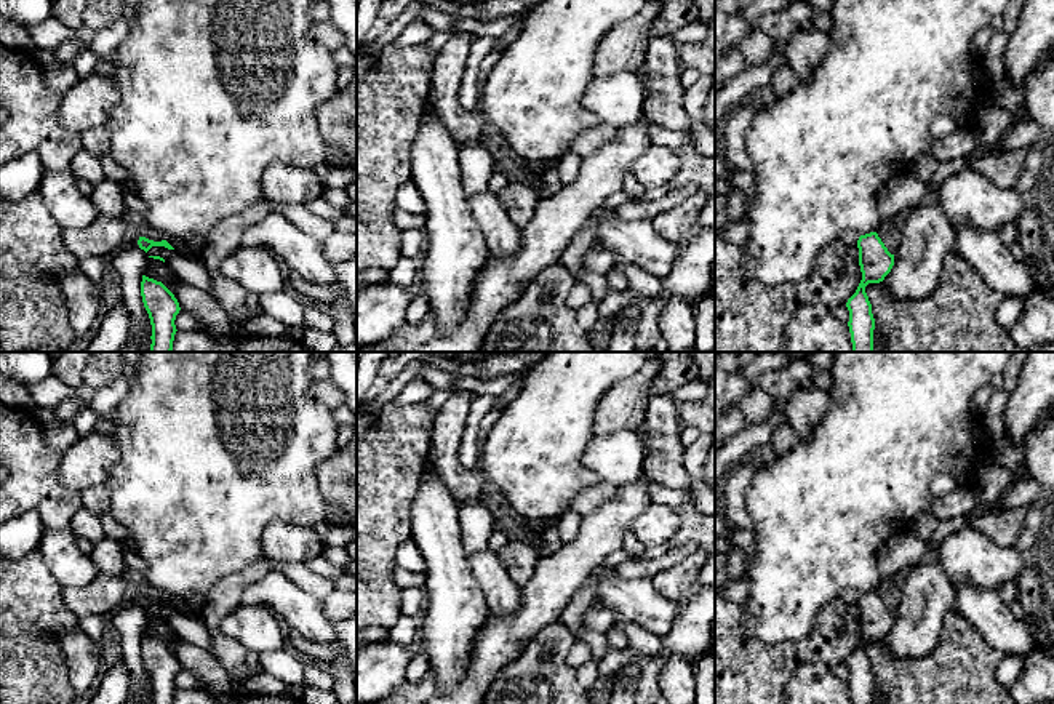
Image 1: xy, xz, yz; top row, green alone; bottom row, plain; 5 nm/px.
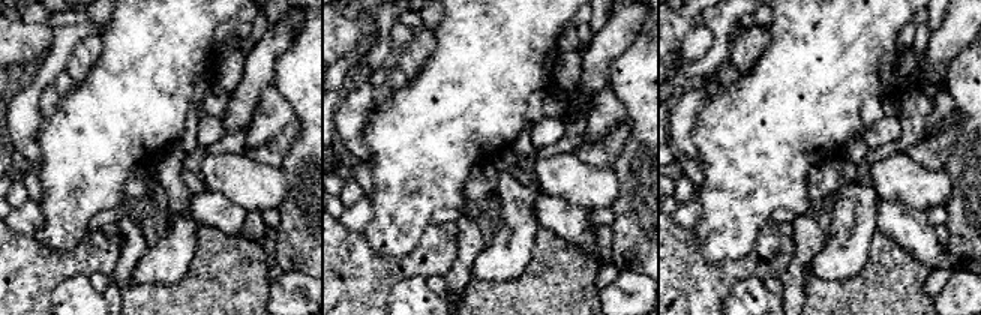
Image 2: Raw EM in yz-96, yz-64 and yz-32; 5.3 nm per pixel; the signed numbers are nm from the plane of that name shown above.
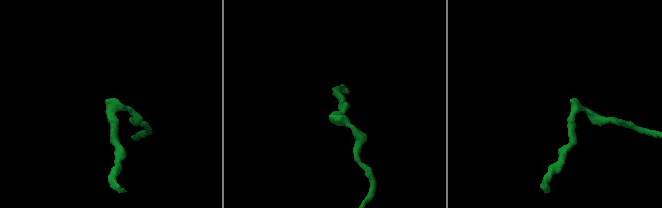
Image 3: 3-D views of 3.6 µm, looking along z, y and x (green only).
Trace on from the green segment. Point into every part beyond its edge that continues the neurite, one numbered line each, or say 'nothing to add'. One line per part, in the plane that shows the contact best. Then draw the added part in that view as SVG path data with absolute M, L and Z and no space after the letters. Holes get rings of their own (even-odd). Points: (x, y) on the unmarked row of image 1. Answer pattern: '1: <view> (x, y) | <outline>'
nothing to add

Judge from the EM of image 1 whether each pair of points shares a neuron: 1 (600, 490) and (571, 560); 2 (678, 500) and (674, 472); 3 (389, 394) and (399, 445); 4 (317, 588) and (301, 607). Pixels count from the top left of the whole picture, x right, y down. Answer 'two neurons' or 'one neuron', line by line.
1: two neurons
2: two neurons
3: two neurons
4: two neurons

